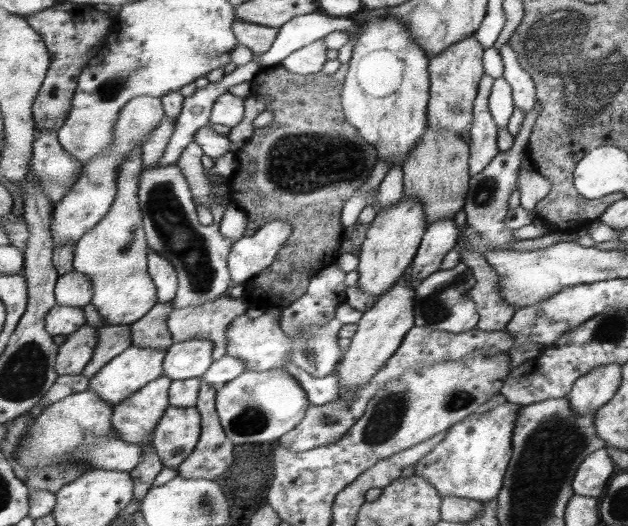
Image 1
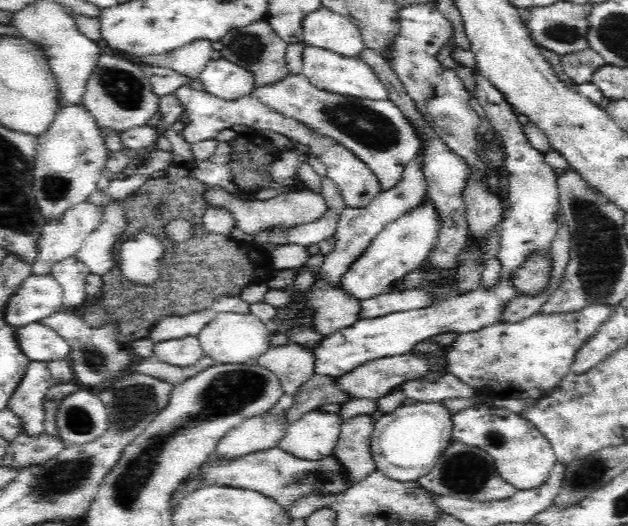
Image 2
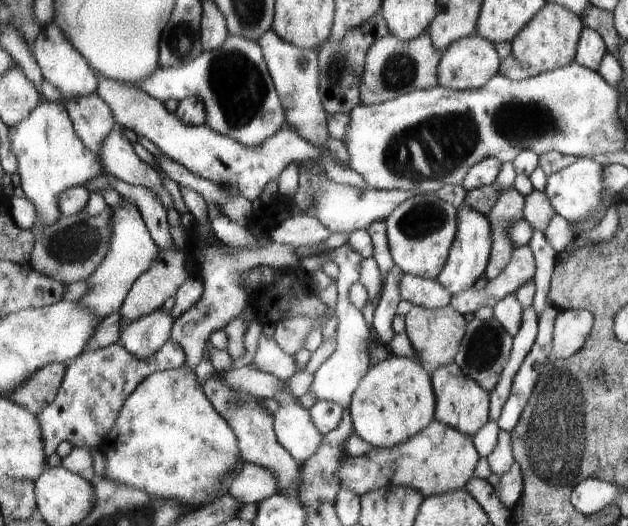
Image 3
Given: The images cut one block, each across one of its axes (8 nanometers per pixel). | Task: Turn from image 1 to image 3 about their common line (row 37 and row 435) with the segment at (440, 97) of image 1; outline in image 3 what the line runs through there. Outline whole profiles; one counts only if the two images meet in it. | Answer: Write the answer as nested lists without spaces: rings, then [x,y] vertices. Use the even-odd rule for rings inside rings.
[[[456,362],[437,366],[431,376],[438,398],[436,420],[474,438],[490,422],[491,394],[467,376]]]

